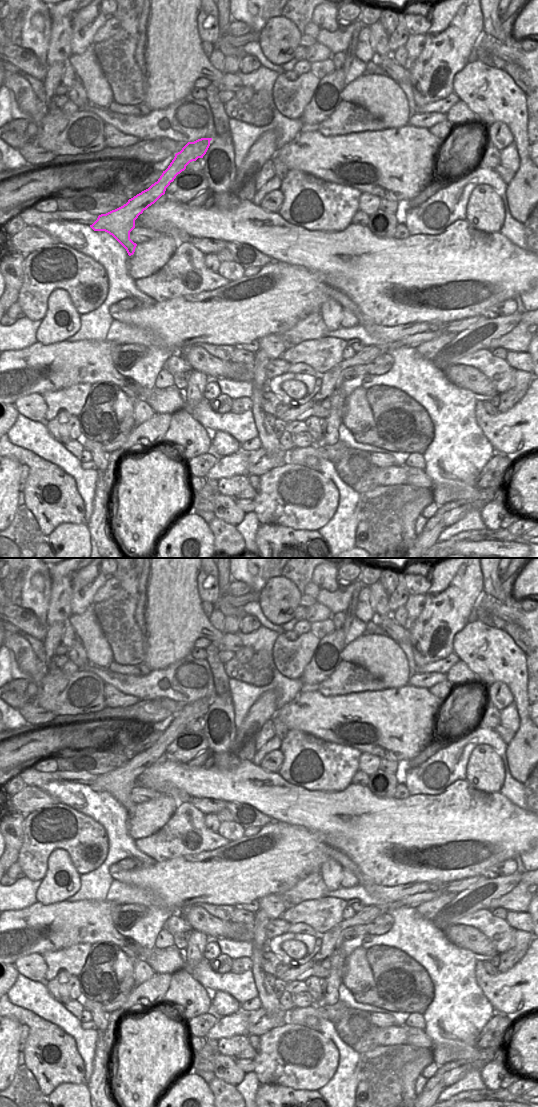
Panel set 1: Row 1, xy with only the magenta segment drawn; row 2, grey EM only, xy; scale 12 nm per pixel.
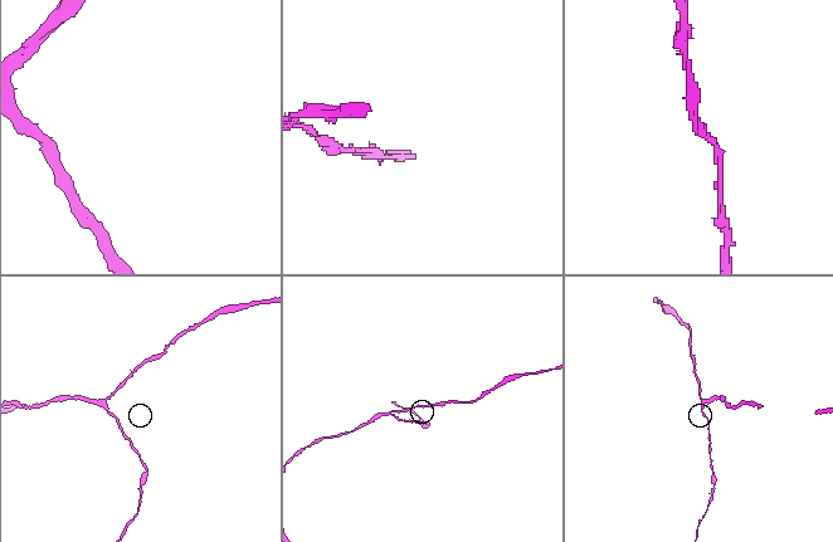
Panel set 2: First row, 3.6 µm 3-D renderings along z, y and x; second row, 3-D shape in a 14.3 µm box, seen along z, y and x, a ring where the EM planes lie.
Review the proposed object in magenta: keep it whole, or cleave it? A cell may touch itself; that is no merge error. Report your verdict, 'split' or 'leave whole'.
leave whole

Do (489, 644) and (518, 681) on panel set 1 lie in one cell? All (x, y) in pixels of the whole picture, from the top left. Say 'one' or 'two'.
one

